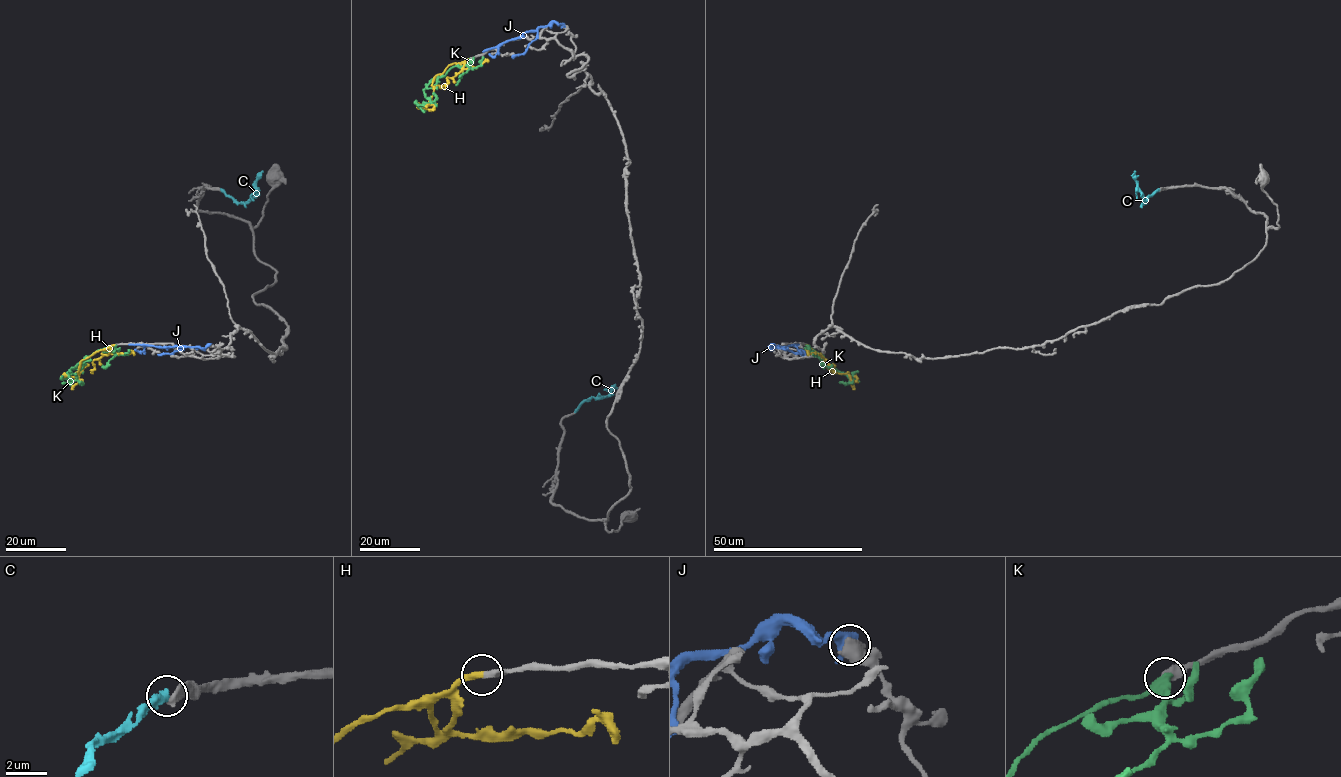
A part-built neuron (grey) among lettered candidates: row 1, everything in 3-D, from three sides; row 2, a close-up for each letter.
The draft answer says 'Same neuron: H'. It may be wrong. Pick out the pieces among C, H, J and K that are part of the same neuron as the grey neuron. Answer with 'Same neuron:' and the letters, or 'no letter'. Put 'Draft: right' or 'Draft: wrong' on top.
Draft: right
Same neuron: H

